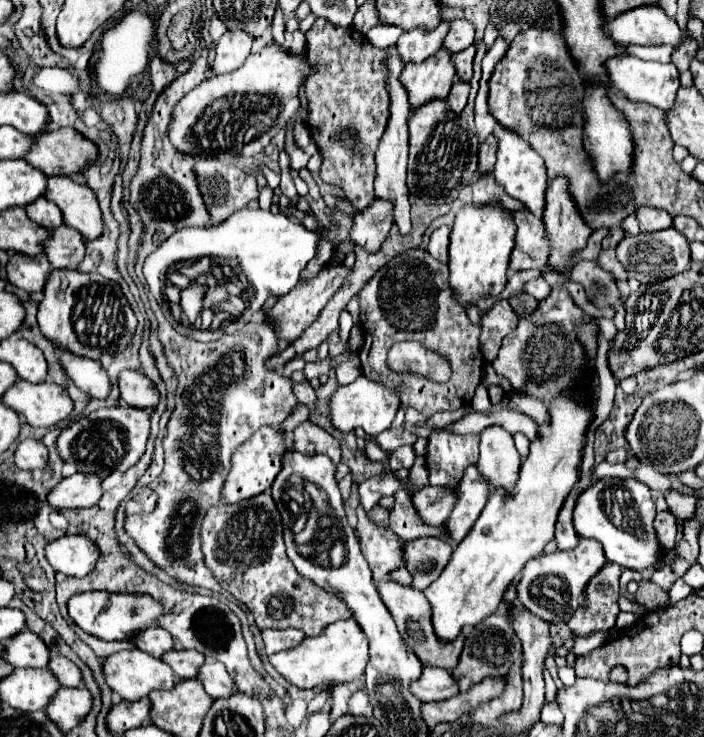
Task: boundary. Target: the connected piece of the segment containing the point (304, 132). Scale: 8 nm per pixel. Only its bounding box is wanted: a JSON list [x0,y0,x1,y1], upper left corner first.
[294,122,318,156]

